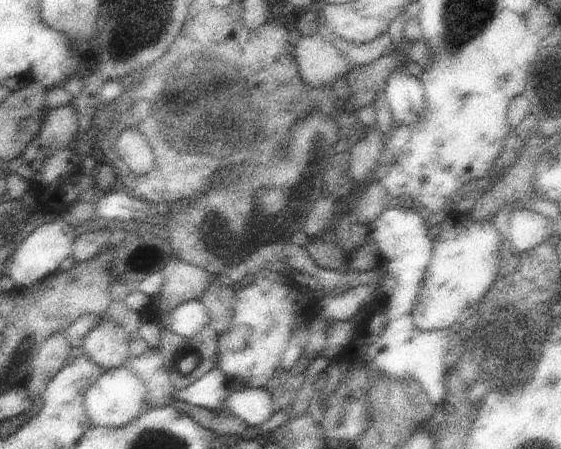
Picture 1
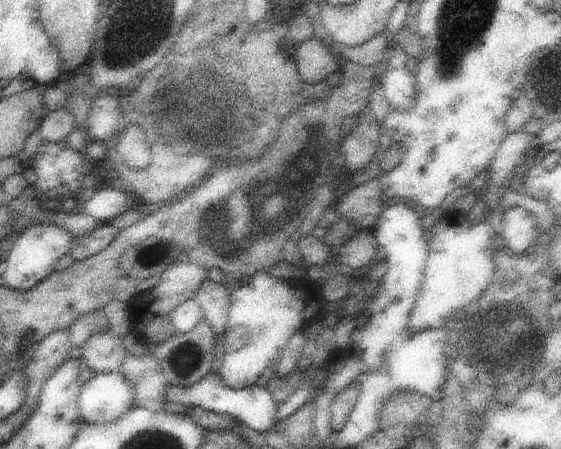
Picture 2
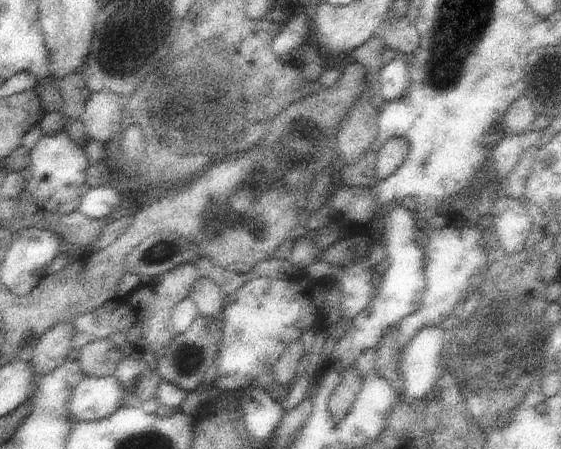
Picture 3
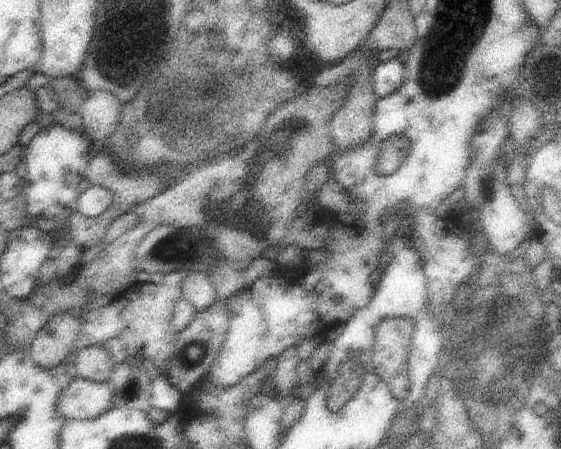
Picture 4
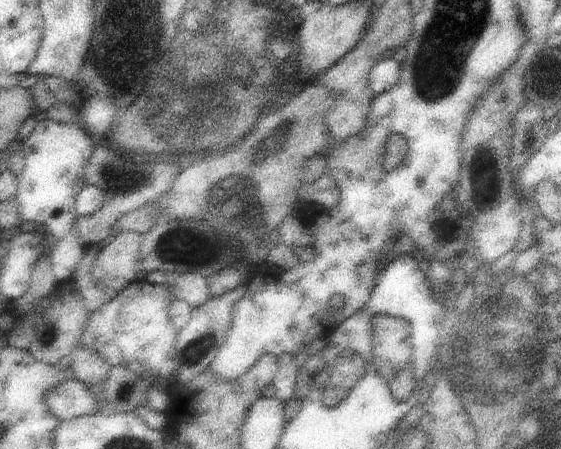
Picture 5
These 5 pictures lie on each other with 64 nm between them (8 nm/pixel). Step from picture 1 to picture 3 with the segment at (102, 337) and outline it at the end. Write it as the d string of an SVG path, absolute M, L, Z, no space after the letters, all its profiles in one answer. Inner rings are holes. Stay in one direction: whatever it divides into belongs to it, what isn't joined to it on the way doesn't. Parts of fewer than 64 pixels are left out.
M103 338L85 344L79 350L77 362L85 378L105 378L105 376L113 376L115 368L123 358L125 356L121 356L121 350L113 348L111 338Z

